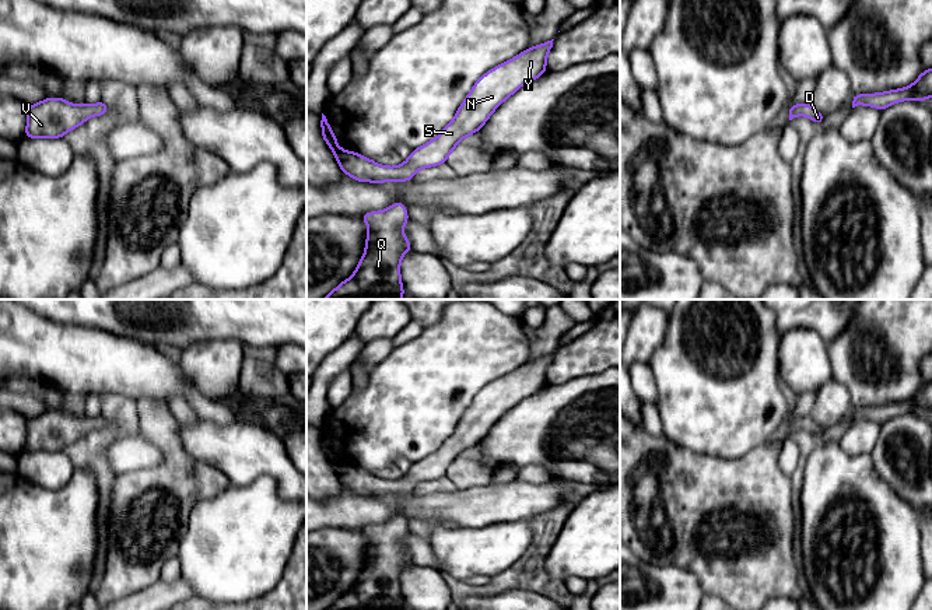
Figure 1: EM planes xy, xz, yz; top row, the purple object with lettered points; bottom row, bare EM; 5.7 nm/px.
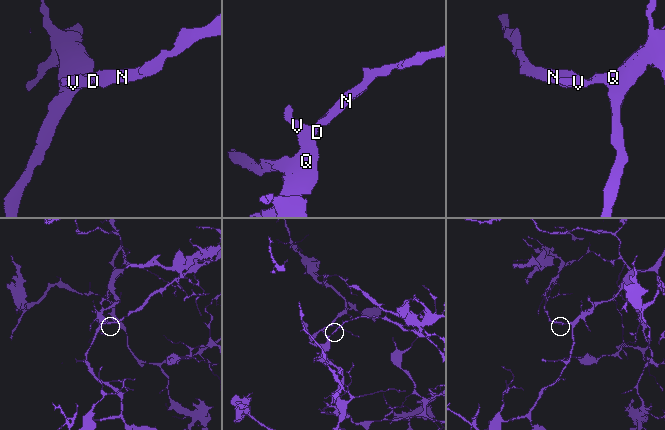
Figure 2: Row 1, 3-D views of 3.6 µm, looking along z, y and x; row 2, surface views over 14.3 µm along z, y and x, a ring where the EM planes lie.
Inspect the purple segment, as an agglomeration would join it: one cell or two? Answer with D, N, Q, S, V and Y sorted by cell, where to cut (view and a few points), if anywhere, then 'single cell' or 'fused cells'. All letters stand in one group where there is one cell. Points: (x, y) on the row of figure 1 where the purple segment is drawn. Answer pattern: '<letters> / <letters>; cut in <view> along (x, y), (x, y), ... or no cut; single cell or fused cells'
D N Q S V Y; no cut; single cell

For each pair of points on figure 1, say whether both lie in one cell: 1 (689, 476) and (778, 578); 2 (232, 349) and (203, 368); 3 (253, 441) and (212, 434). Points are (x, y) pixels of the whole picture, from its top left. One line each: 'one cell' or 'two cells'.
1: one cell
2: one cell
3: one cell

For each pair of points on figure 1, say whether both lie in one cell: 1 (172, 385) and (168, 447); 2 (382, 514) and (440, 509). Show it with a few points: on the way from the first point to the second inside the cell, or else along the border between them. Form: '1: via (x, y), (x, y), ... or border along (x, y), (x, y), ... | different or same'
1: border along (139, 400), (156, 400), (165, 406) | different
2: via (396, 508), (426, 508) | same

